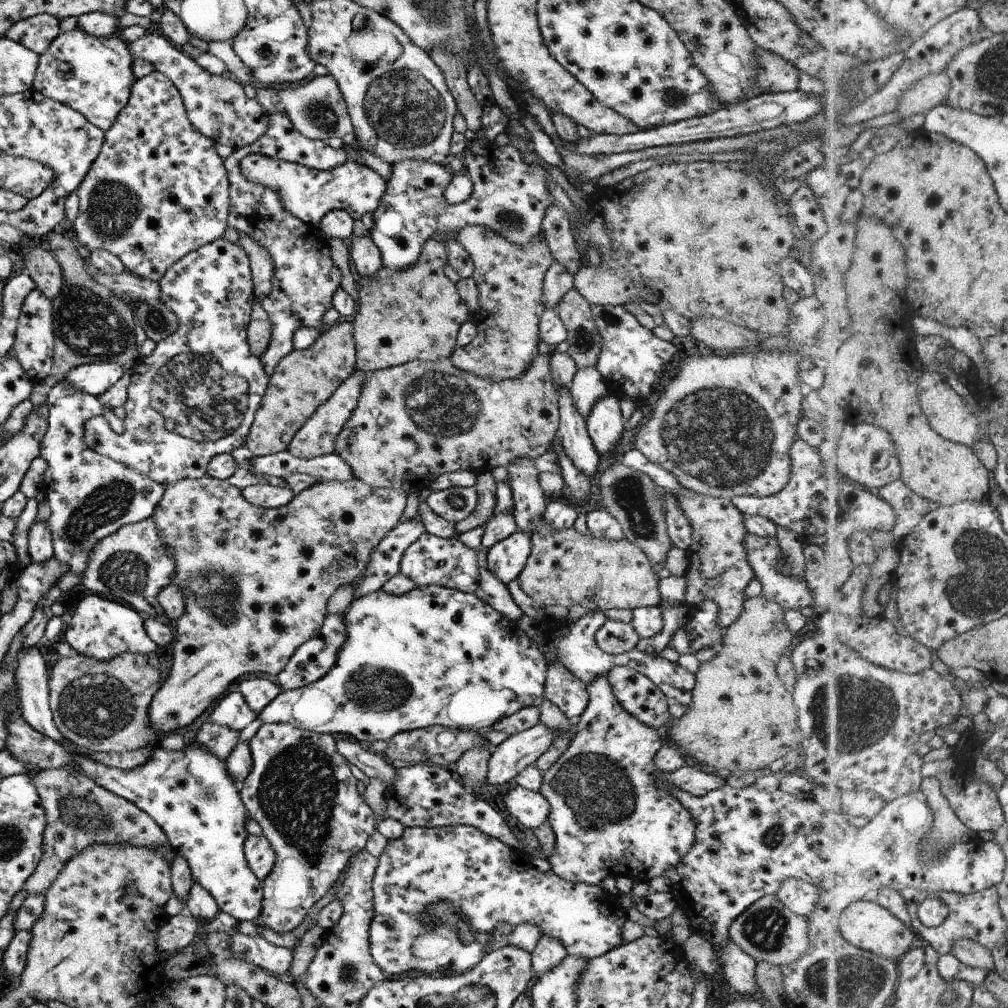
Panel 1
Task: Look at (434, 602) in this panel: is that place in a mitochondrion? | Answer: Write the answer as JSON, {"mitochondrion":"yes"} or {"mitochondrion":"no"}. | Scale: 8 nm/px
{"mitochondrion":"no"}

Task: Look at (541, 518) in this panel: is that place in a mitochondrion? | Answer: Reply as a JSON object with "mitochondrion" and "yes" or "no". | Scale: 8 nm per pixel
{"mitochondrion":"no"}

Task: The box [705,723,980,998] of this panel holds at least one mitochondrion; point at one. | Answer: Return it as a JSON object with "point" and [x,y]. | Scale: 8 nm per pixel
{"point":[766,928]}

